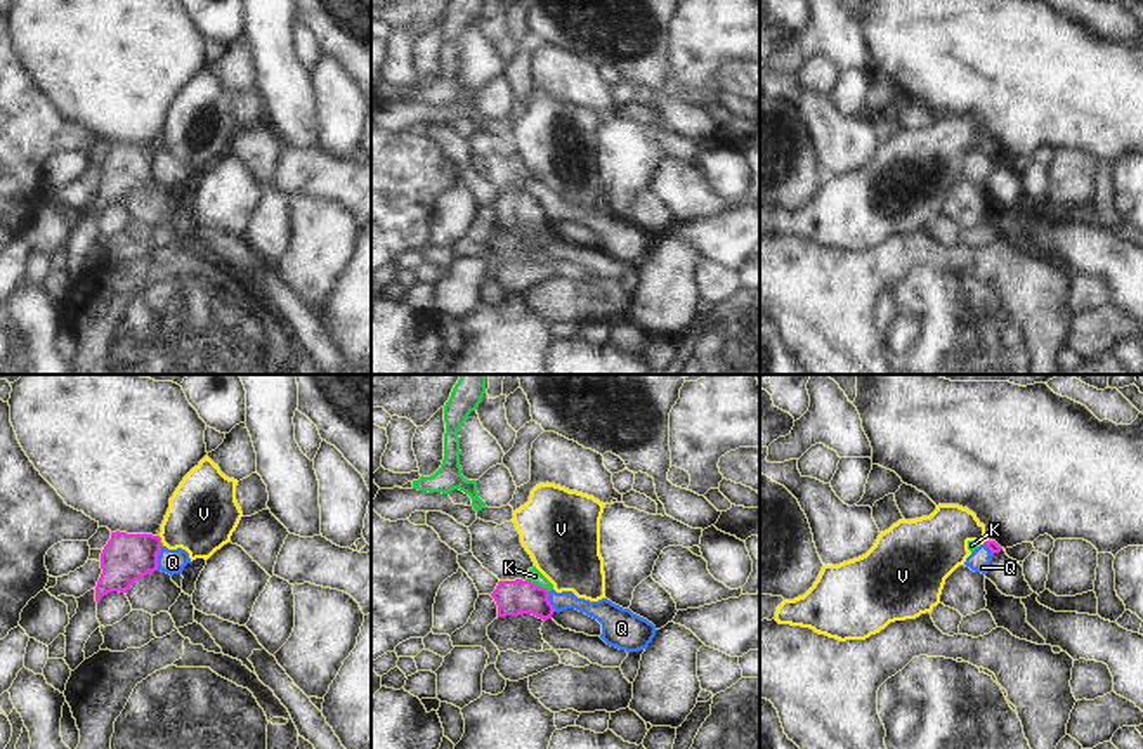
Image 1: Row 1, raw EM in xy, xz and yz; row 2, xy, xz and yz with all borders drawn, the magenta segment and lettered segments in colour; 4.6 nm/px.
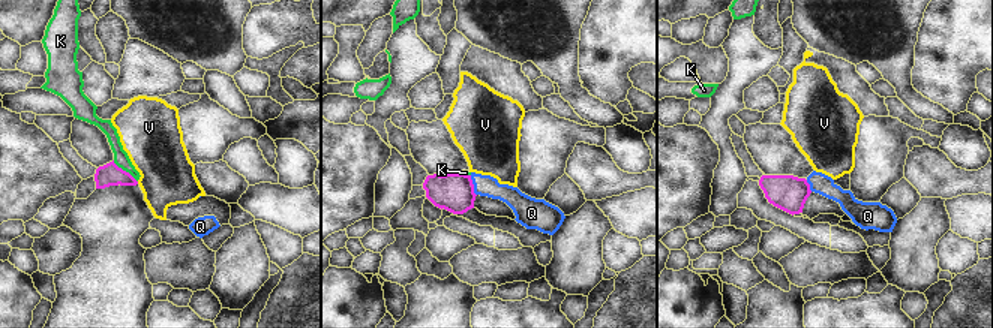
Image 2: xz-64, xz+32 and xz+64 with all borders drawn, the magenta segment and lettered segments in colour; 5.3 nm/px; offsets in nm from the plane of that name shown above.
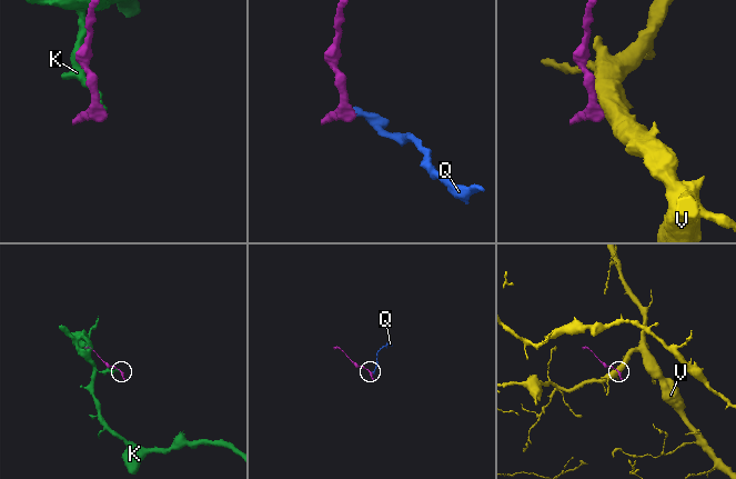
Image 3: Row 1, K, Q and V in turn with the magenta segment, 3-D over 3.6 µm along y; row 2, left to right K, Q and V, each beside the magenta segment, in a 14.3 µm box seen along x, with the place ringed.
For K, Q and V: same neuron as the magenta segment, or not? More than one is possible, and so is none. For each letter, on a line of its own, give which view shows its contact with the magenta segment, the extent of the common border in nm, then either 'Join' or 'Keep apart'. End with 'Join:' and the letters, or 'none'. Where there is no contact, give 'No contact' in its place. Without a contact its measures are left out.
K: Touches magenta in xz. Shared border 130 nm. Keep apart
Q: Touches magenta in xy. Shared border 110 nm. Keep apart
V: Touches magenta in xy. Shared border 40 nm. Keep apart
Join: none.

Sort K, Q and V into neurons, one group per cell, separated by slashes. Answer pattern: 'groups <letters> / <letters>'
groups K Q / V

